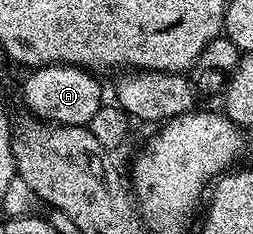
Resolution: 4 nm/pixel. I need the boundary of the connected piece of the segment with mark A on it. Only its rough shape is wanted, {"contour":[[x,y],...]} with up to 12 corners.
{"contour":[[30,70],[21,99],[46,123],[84,127],[103,105],[96,74]]}

